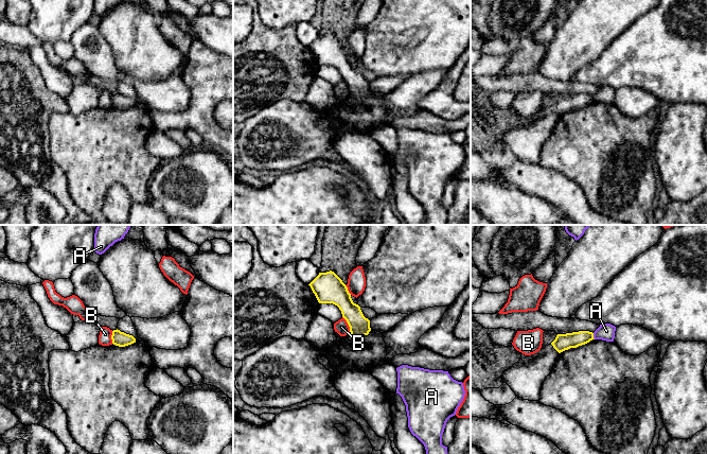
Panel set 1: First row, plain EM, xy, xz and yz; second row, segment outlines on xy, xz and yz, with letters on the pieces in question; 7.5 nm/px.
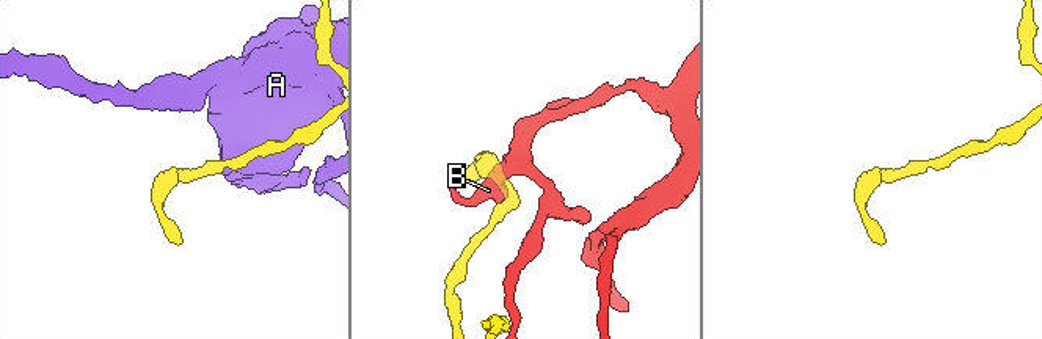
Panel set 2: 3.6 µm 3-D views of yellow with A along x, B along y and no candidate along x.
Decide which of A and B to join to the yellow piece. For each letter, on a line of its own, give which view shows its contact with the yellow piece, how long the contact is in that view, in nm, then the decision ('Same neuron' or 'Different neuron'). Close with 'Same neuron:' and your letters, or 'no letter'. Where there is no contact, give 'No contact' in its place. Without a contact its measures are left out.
A: Touches yellow in yz. Shared border 50 nm. Different neuron
B: Touches yellow in xz. Shared border 130 nm. Different neuron
Same neuron: no letter

